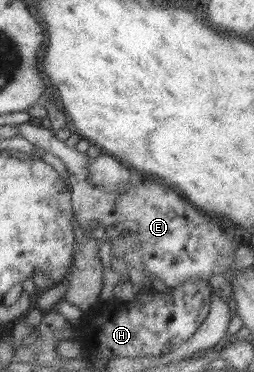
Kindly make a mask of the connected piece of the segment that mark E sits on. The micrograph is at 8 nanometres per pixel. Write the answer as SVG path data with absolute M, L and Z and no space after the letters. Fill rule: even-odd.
M26 122L17 124L16 128L18 136L24 138L35 148L42 148L42 152L58 157L64 163L68 173L67 184L70 185L71 212L76 216L80 228L80 225L86 221L98 221L97 234L102 239L105 259L107 257L121 257L126 266L142 269L146 276L156 276L168 288L176 287L188 279L209 280L212 275L226 272L226 269L234 264L234 251L237 245L232 238L222 232L222 228L217 222L219 218L199 211L173 189L156 184L154 181L151 182L142 176L142 183L139 186L131 186L129 190L118 195L106 193L103 189L94 187L87 182L89 157L85 153L77 152L74 147L66 146L62 140L56 138L50 129L33 126ZM122 230L128 230L126 237L121 237Z

